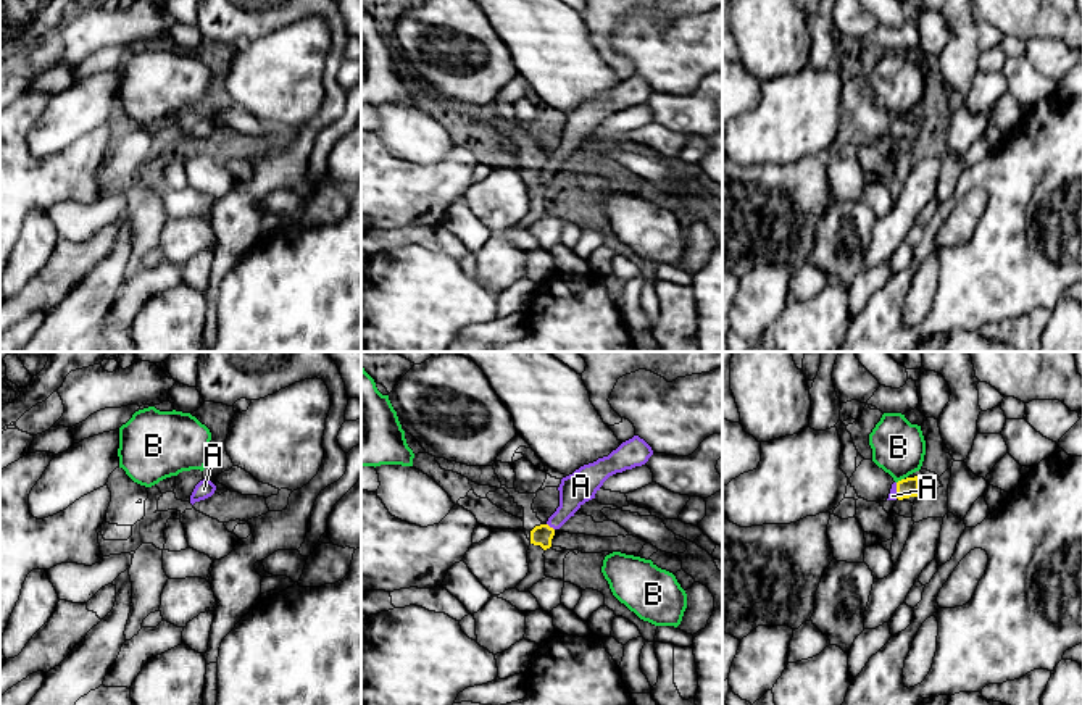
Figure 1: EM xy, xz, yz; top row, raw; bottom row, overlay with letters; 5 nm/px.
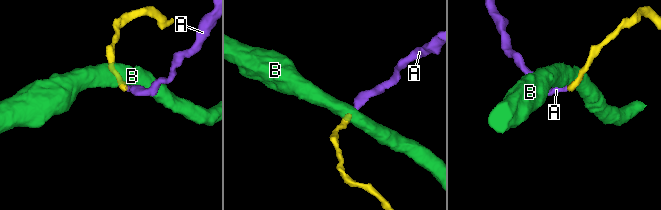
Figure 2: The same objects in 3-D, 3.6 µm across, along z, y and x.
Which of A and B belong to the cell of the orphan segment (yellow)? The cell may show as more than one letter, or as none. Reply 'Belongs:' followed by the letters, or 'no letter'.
Belongs: A

